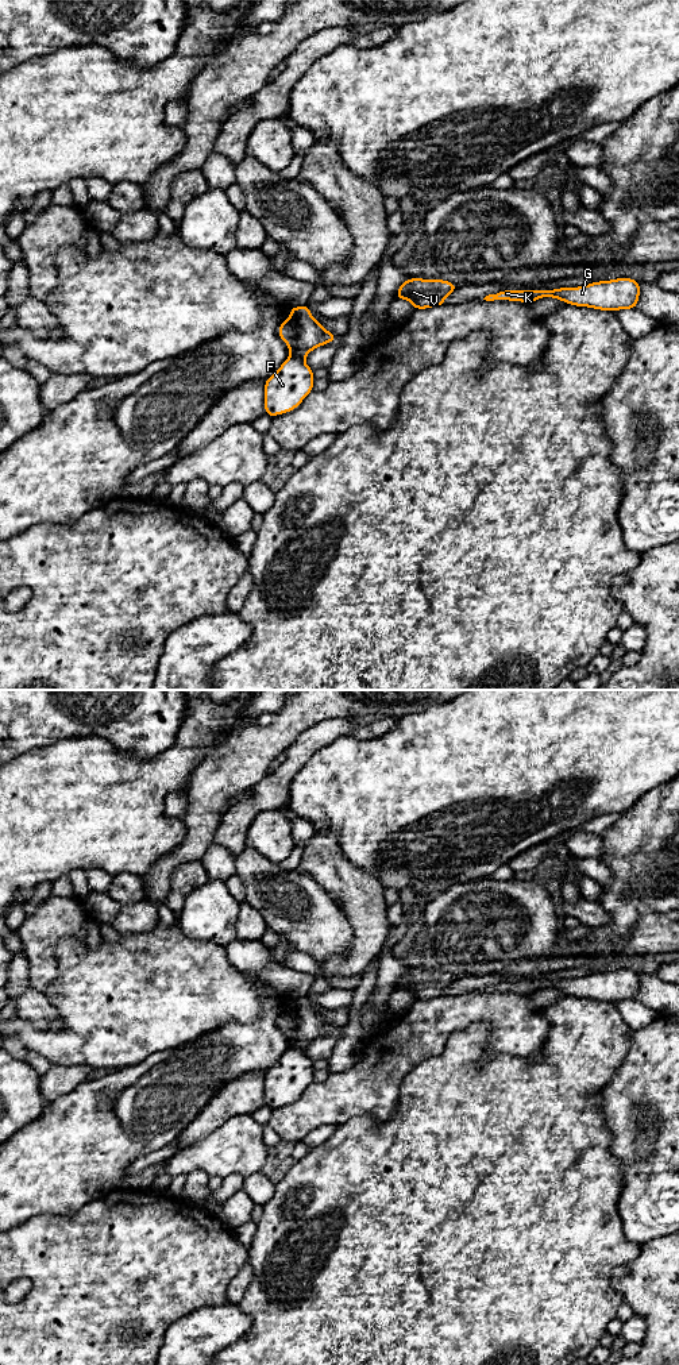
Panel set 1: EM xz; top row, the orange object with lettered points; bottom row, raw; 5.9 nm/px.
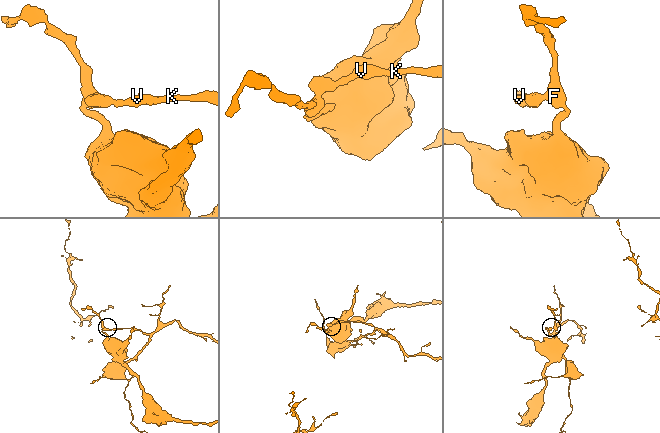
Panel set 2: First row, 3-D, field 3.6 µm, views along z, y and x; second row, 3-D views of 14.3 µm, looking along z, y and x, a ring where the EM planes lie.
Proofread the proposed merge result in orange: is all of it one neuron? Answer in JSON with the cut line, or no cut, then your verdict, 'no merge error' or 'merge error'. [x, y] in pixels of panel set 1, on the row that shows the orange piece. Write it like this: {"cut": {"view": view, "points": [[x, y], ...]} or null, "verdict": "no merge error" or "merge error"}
{"cut": {"view": "xz", "points": [[290, 355], [303, 359]]}, "verdict": "merge error"}

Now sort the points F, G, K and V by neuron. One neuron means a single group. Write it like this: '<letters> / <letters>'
F / G K V

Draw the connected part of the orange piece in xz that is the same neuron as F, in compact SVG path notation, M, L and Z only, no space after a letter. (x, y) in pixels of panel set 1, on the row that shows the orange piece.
M288 358L265 383L265 413L274 417L296 409L313 390L313 370L301 358Z

